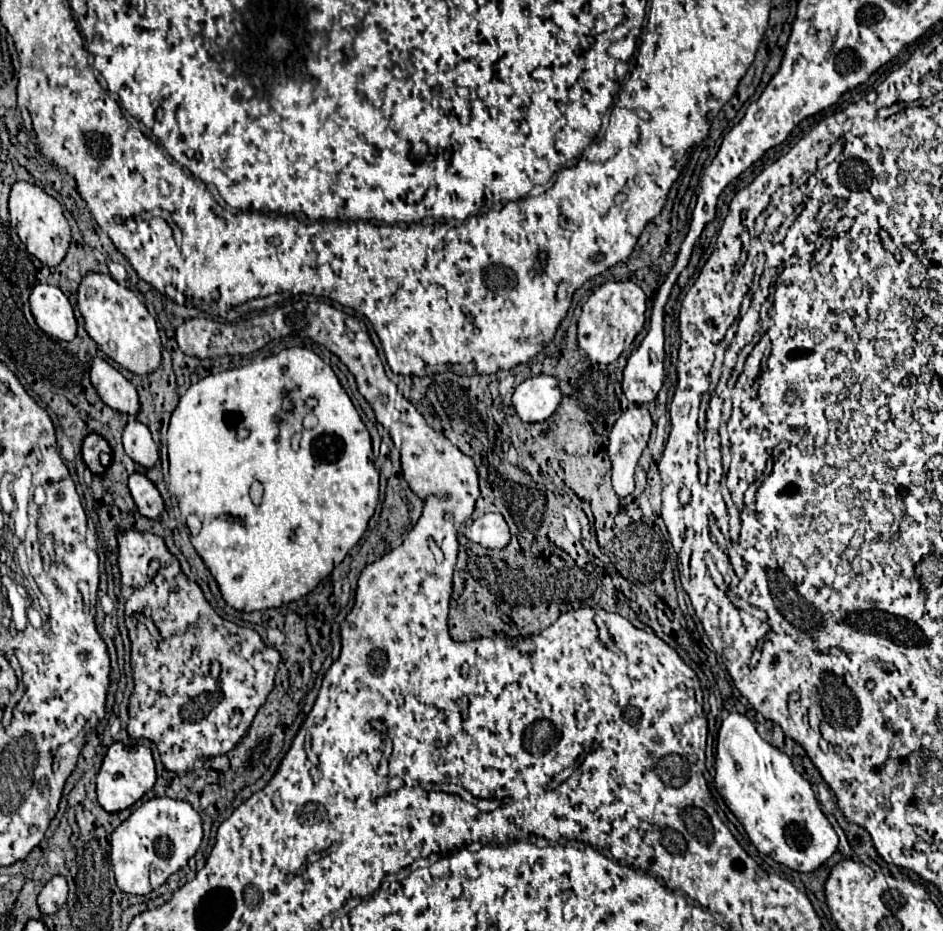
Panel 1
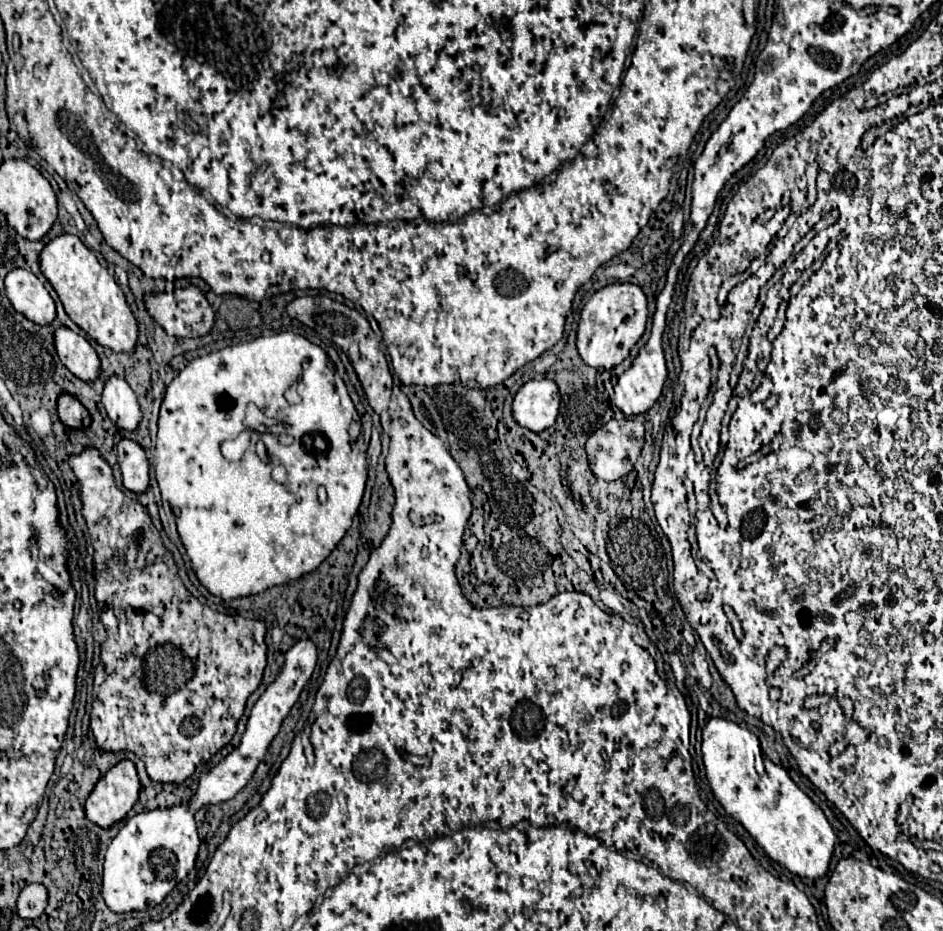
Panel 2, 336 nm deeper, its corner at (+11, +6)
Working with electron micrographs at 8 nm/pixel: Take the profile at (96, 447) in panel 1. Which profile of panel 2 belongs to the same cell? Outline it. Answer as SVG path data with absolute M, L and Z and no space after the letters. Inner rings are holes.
M61 394L57 400L57 412L59 418L65 426L69 428L87 428L87 424L91 422L87 408L71 394Z

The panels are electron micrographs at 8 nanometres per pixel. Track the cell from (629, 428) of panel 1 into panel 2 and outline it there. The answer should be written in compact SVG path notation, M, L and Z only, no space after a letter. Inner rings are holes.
M621 418L621 420L611 420L607 422L605 426L601 426L597 432L591 434L591 438L587 440L587 458L589 458L589 466L593 470L593 474L601 480L619 480L621 476L625 476L637 456L641 454L641 448L643 448L643 424L637 422L637 420L631 420L631 418Z

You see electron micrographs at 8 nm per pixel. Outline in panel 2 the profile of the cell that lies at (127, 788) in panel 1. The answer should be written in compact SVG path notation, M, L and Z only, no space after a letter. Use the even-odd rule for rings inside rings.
M121 760L93 788L87 798L87 818L99 828L111 828L127 816L139 796L139 778L131 760Z

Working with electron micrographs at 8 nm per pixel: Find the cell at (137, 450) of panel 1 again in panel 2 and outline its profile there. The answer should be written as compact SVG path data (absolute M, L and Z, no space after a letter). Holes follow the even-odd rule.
M109 376L103 388L103 406L109 418L123 430L135 430L141 422L141 410L135 392L121 376Z

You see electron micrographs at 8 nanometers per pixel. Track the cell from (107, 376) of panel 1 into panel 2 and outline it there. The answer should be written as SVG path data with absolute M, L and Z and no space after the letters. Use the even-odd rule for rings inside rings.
M61 326L53 334L55 350L59 360L81 380L95 380L99 376L99 358L87 338L79 336L77 332Z

